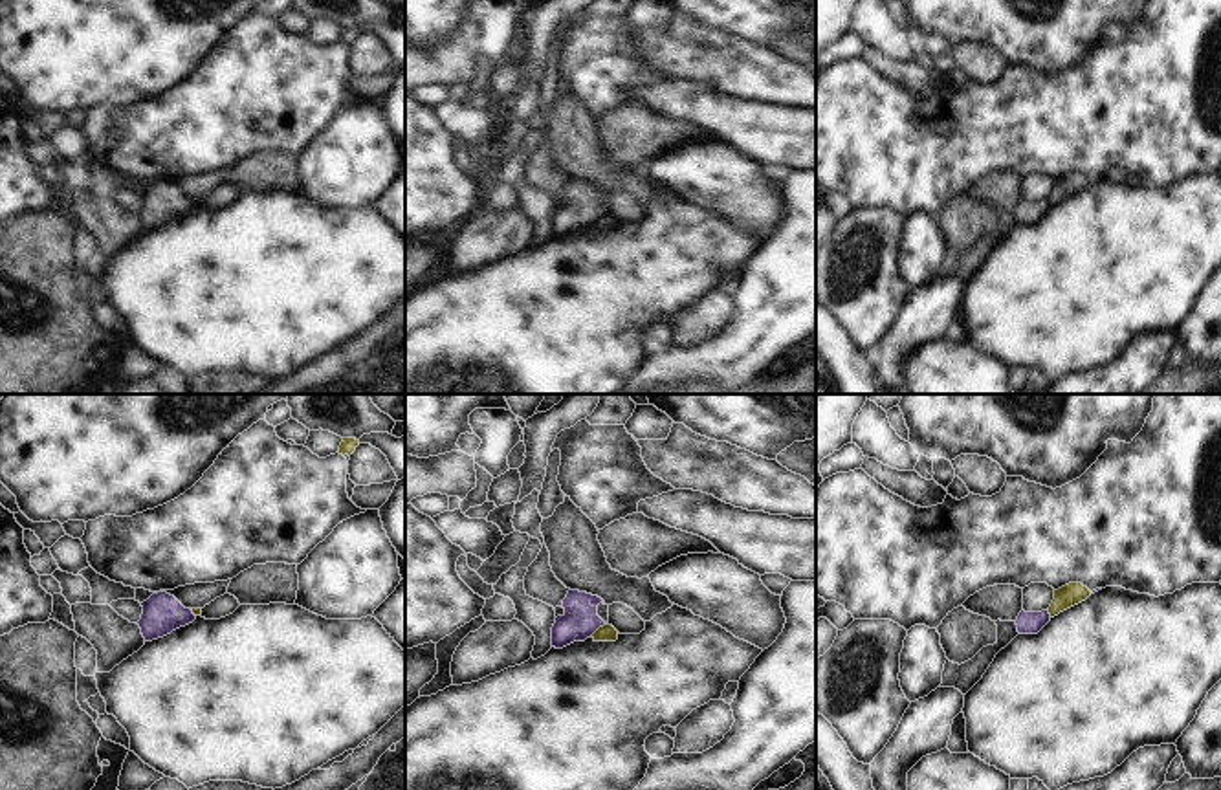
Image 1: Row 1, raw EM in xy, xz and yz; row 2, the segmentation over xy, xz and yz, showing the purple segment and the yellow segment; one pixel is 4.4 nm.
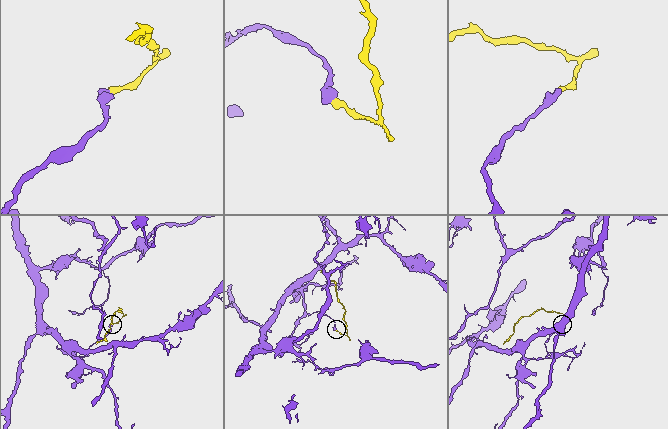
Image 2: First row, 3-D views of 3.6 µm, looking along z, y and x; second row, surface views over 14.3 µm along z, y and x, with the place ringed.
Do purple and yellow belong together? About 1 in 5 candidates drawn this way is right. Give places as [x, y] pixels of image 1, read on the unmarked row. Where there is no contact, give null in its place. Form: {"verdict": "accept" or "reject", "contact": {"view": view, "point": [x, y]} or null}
{"verdict": "reject", "contact": {"view": "xz", "point": [598, 217]}}

